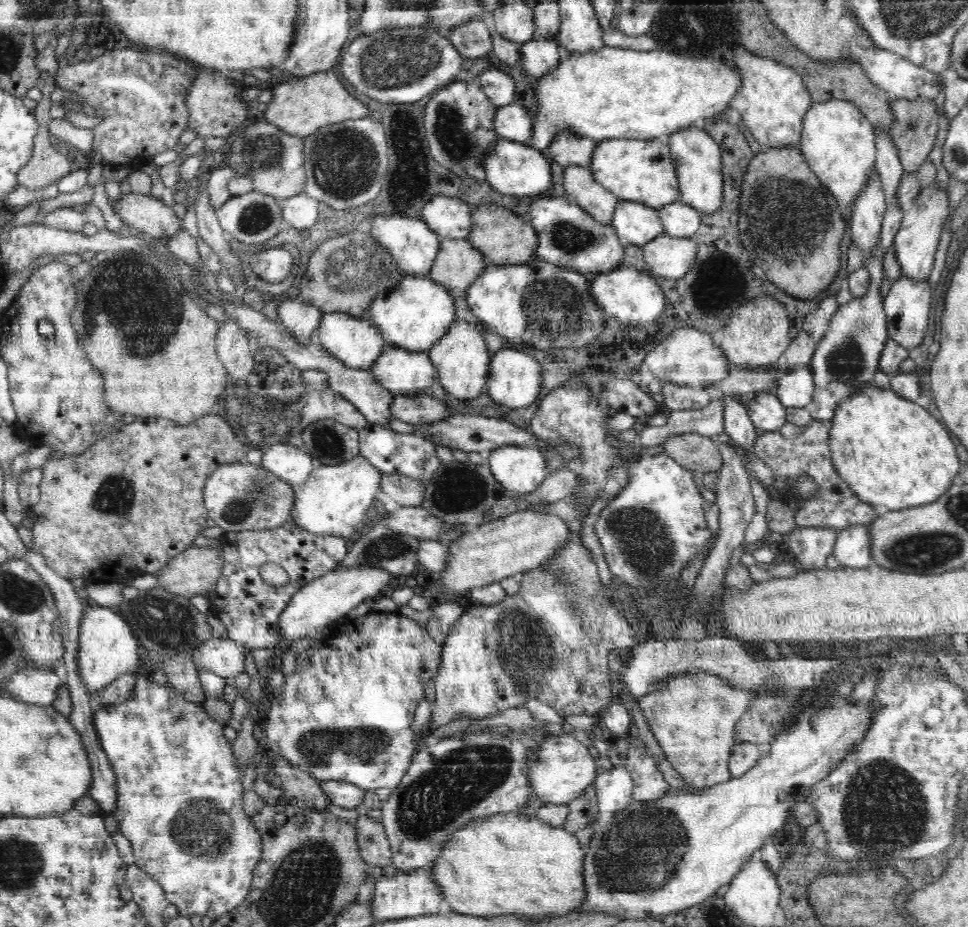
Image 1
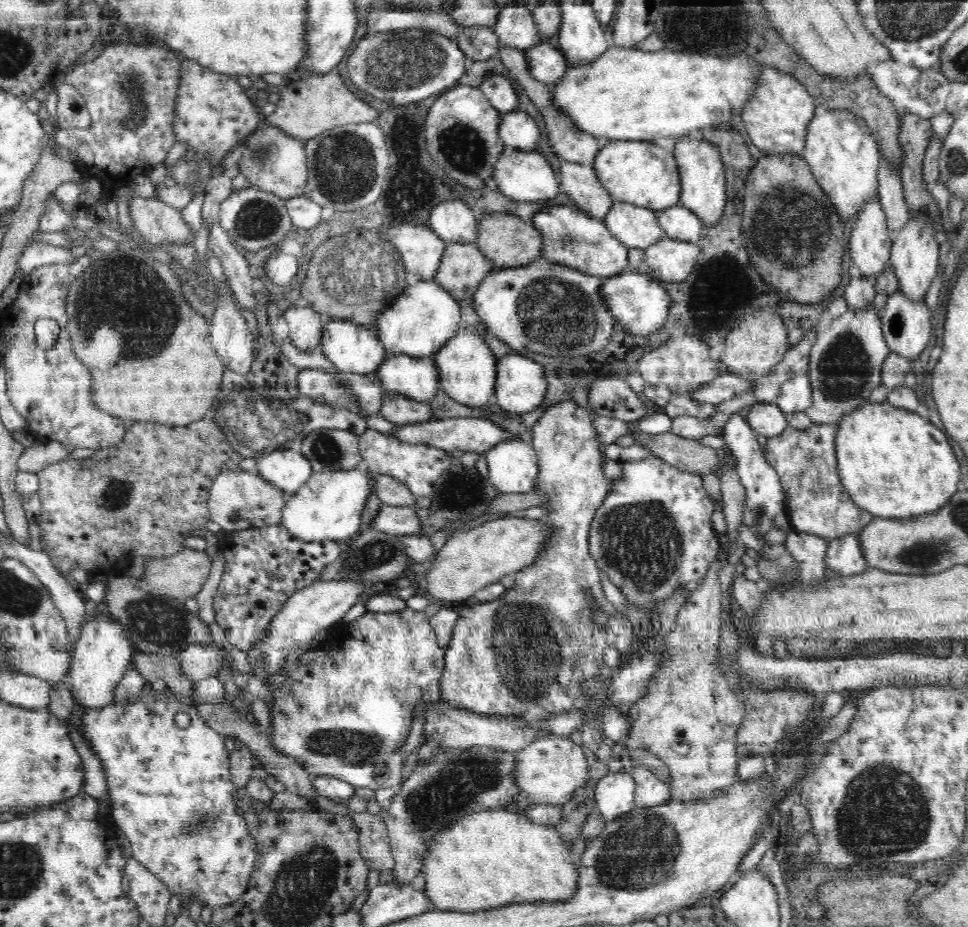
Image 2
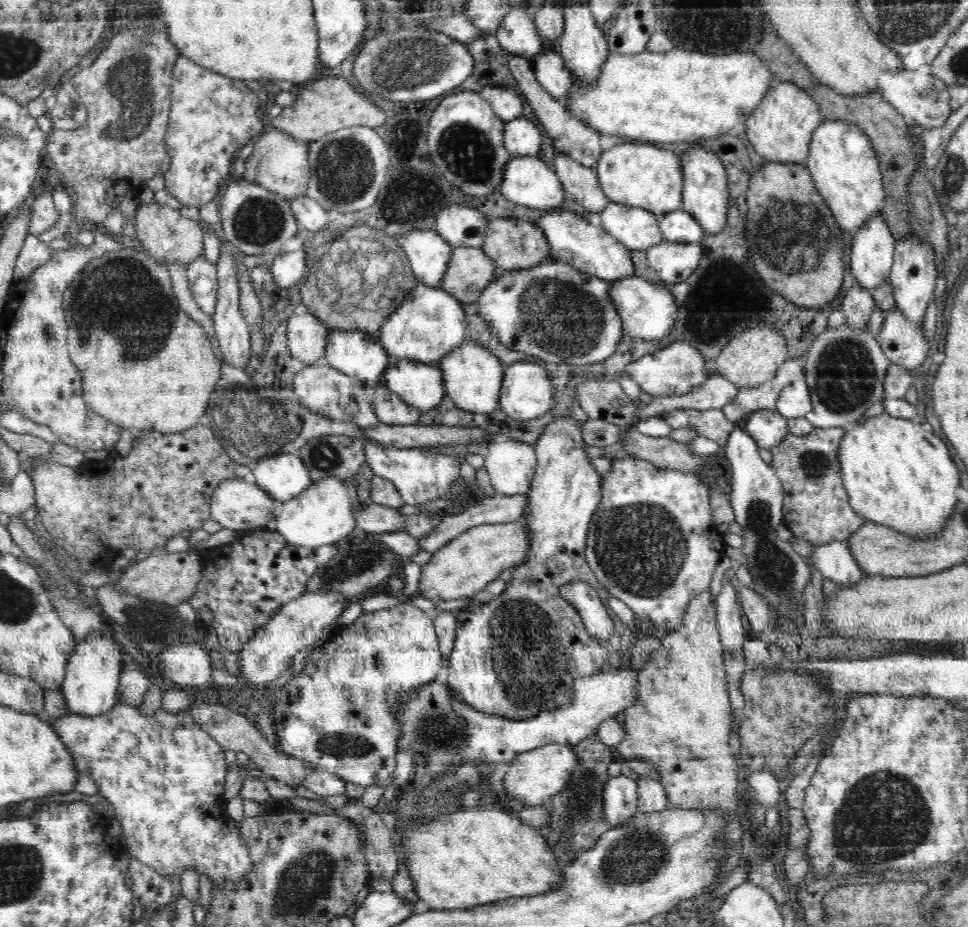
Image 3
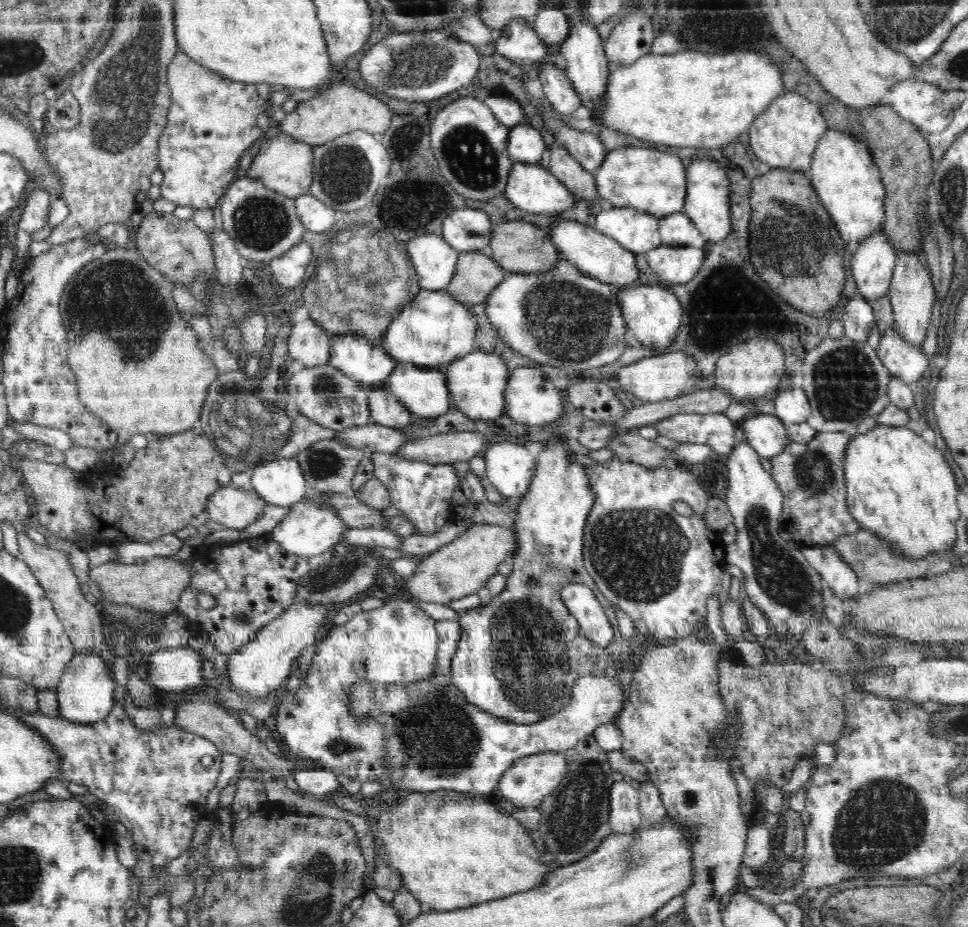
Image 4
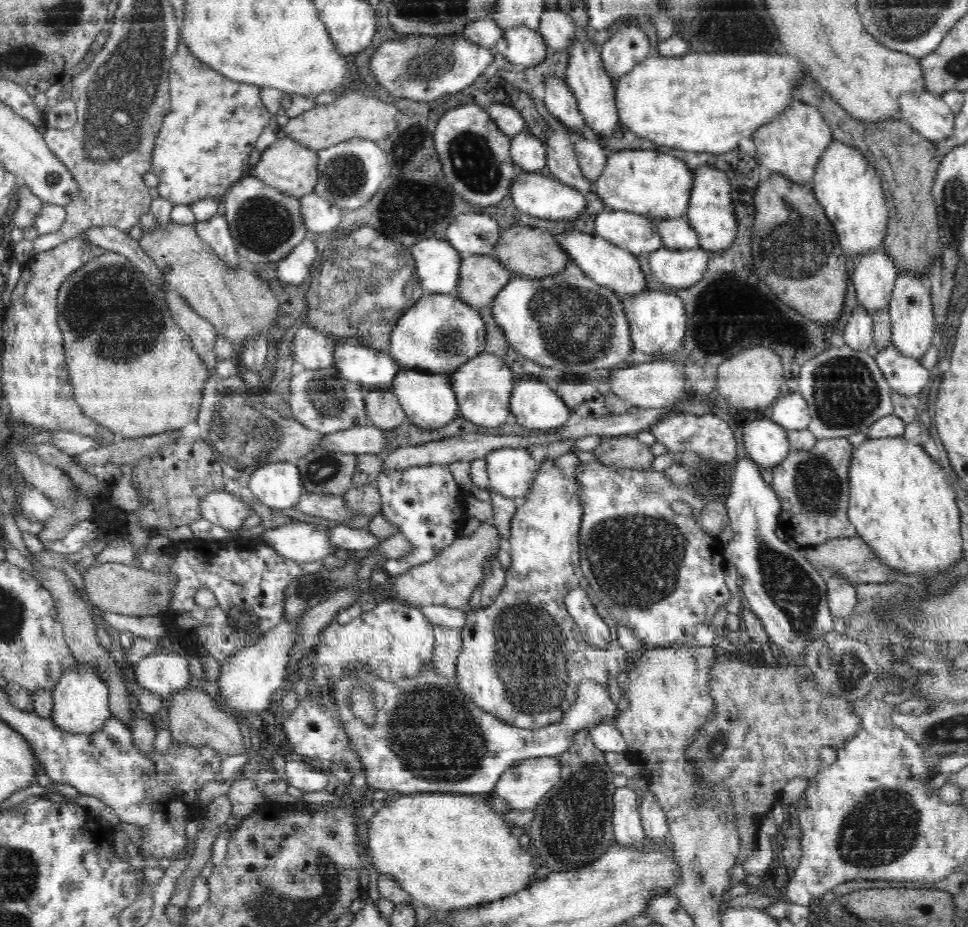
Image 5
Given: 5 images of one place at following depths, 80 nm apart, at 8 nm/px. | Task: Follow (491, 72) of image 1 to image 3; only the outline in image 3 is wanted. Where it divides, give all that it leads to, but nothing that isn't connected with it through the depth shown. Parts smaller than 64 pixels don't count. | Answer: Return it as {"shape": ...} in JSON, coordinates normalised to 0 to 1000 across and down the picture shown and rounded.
{"shape":[[[501,93],[497,104],[507,113],[510,123],[522,133],[535,128],[540,121],[539,106],[522,94]]]}

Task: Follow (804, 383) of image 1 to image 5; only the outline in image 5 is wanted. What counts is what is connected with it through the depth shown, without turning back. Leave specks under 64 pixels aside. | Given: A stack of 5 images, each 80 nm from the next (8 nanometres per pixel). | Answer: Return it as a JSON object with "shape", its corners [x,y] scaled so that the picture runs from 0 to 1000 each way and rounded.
{"shape":[[[825,422],[808,424],[792,448],[798,455],[806,458],[812,465],[836,462],[838,453],[836,438]]]}

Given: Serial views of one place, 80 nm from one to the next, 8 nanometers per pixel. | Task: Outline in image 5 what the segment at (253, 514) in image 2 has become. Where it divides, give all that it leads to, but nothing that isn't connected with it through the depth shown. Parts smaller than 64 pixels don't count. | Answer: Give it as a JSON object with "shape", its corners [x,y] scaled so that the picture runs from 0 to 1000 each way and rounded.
{"shape":[[[230,528],[213,533],[206,542],[208,558],[237,572],[246,574],[256,554],[257,546],[247,536]]]}

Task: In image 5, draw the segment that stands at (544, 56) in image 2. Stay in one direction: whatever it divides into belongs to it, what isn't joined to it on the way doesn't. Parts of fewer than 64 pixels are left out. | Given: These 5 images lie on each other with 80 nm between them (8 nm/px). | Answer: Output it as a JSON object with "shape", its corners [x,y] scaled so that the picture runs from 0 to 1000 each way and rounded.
{"shape":[[[567,83],[562,88],[562,94],[564,97],[563,113],[566,121],[589,142],[592,142],[593,149],[599,148],[599,140],[603,138],[604,131],[598,121],[595,105],[587,91],[576,83]]]}

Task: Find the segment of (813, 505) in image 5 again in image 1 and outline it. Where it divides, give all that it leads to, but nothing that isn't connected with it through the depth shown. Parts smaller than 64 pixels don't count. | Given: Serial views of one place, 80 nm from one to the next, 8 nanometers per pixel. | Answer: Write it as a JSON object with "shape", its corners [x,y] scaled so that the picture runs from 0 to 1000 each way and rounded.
{"shape":[[[840,453],[835,460],[822,460],[812,455],[806,464],[789,466],[779,477],[781,491],[799,507],[801,513],[808,518],[824,518],[824,513],[836,513],[844,522],[846,530],[838,538],[835,537],[834,542],[824,545],[820,556],[823,569],[844,567],[870,573],[878,567],[900,565],[907,557],[905,548],[890,542],[865,510],[855,480],[857,460],[858,453]]]}

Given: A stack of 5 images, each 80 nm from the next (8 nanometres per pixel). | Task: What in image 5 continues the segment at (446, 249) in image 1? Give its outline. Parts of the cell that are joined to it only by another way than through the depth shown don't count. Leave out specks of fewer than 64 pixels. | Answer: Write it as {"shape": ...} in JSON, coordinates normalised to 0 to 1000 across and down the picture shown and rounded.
{"shape":[[[477,276],[475,300],[469,317],[491,333],[500,332],[508,329],[514,315],[530,298],[528,291],[510,276]]]}

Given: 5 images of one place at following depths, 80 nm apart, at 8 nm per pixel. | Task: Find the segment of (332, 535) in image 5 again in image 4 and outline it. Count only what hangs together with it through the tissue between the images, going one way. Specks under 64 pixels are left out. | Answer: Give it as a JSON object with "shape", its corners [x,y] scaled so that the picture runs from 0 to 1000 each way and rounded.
{"shape":[[[358,570],[352,576],[351,585],[360,589],[396,589],[413,593],[414,580],[411,575],[396,570]]]}

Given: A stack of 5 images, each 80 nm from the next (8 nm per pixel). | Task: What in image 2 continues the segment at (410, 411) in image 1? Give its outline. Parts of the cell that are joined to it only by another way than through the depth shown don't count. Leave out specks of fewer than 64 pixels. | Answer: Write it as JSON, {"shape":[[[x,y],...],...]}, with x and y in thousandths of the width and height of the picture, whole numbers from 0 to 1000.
{"shape":[[[399,420],[395,426],[392,447],[395,451],[413,460],[444,454],[447,448],[444,435],[430,434]]]}

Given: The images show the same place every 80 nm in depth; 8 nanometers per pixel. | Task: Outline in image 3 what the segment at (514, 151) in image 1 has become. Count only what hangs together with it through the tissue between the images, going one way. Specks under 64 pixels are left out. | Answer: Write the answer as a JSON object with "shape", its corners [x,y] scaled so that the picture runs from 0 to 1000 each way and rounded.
{"shape":[[[529,169],[527,175],[521,181],[520,194],[517,203],[518,208],[529,218],[544,222],[545,224],[560,225],[570,228],[581,222],[585,209],[581,203],[581,197],[572,183],[564,180],[564,176],[557,169]]]}

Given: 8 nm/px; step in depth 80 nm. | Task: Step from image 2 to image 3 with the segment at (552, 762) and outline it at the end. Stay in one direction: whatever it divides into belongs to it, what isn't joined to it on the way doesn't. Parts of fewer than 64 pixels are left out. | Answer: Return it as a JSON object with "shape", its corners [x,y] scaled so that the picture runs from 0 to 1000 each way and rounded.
{"shape":[[[562,803],[552,809],[537,812],[520,832],[520,859],[523,865],[531,865],[537,862],[543,869],[566,867],[568,861],[579,854],[588,845],[597,817],[592,805],[586,803]]]}

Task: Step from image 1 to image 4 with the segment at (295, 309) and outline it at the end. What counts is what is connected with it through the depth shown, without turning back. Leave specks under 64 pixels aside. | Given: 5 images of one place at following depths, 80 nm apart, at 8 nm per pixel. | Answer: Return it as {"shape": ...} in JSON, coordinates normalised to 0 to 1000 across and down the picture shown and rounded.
{"shape":[[[316,344],[303,350],[299,362],[298,375],[300,384],[304,388],[310,388],[314,396],[326,396],[337,394],[340,391],[342,371],[343,364],[339,360],[339,357],[329,352],[323,345]]]}

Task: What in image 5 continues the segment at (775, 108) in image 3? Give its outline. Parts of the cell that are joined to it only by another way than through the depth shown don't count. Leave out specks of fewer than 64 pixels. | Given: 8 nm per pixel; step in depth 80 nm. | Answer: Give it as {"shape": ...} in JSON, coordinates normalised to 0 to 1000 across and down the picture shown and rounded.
{"shape":[[[821,108],[800,132],[785,136],[778,152],[782,161],[783,177],[791,179],[798,187],[807,187],[820,198],[839,200],[843,178],[854,159],[858,157],[861,147],[856,134],[842,115]]]}

